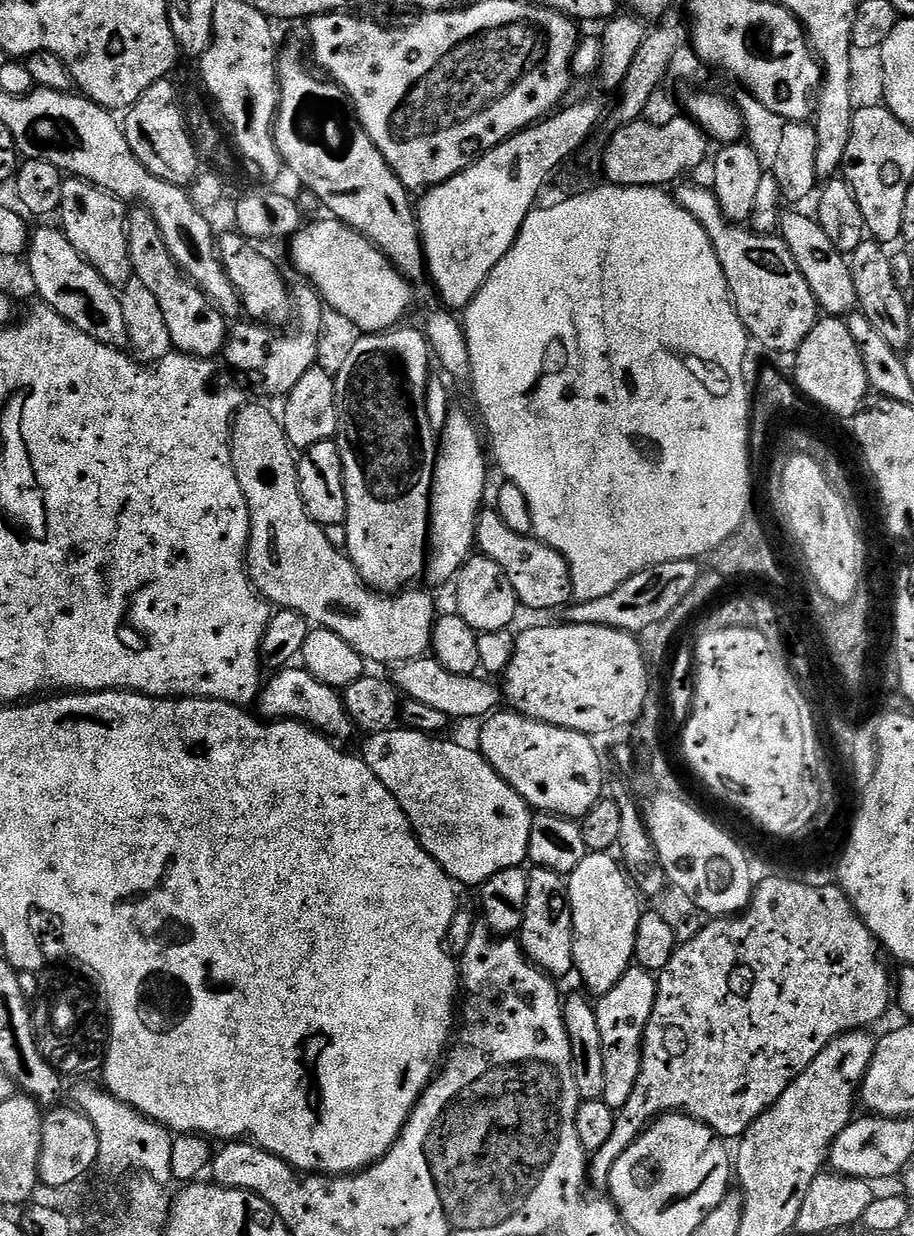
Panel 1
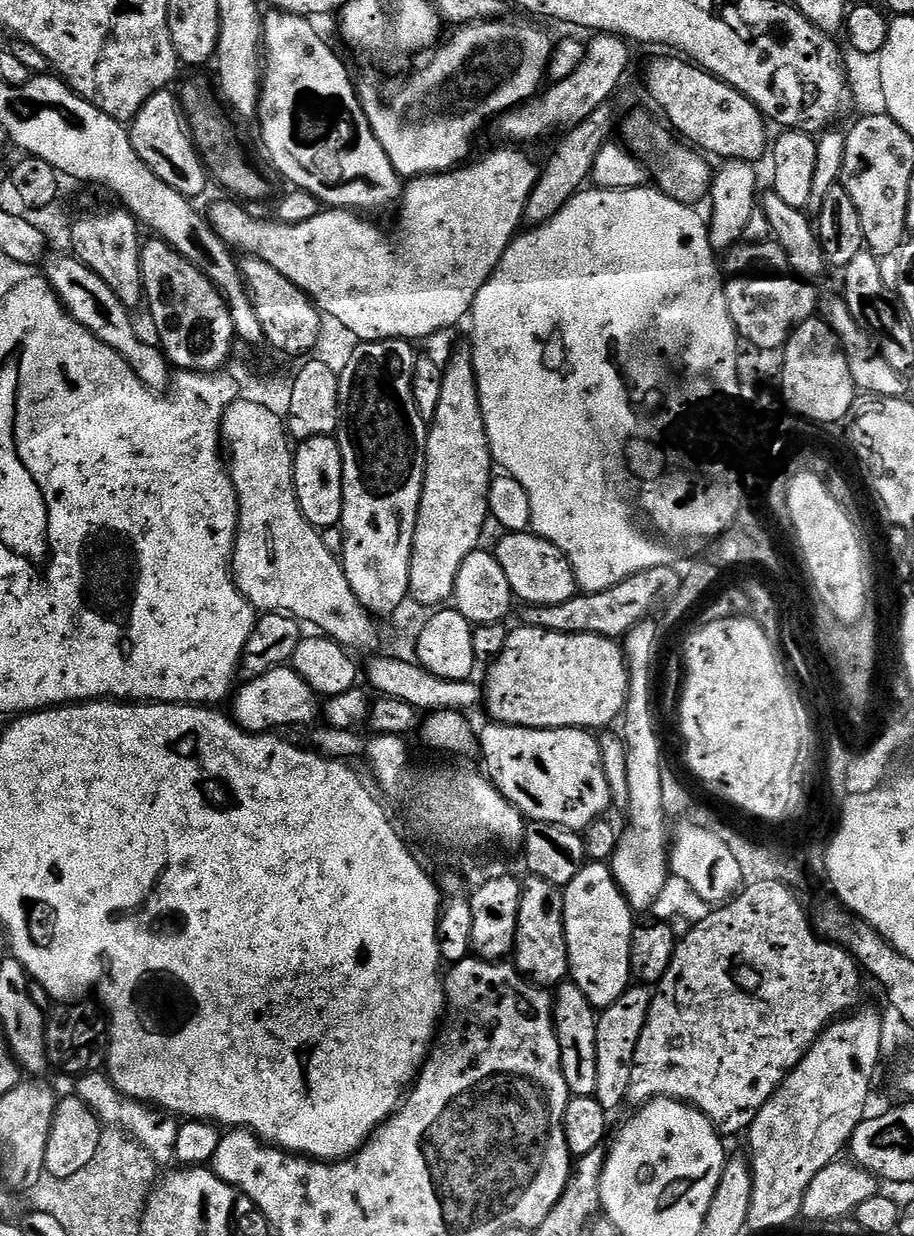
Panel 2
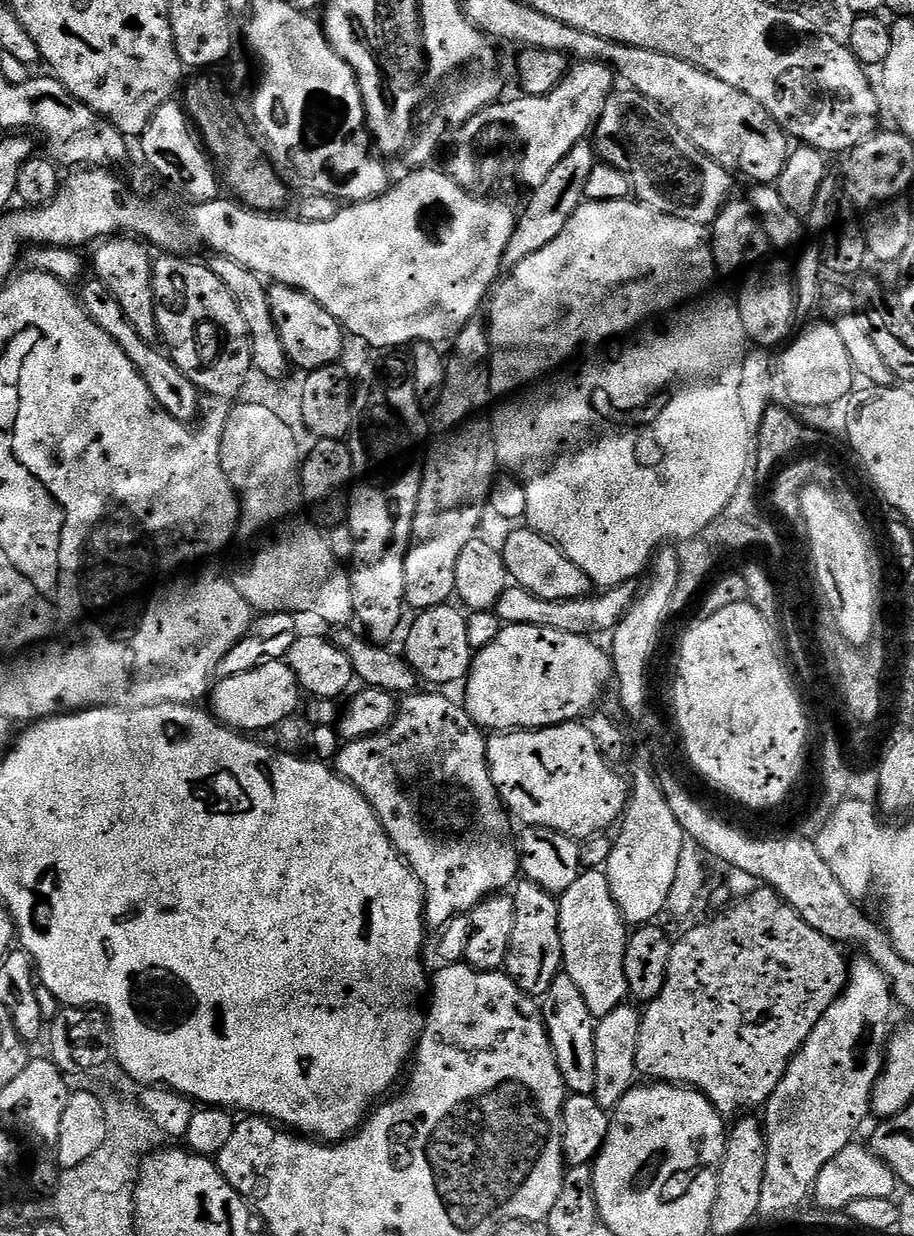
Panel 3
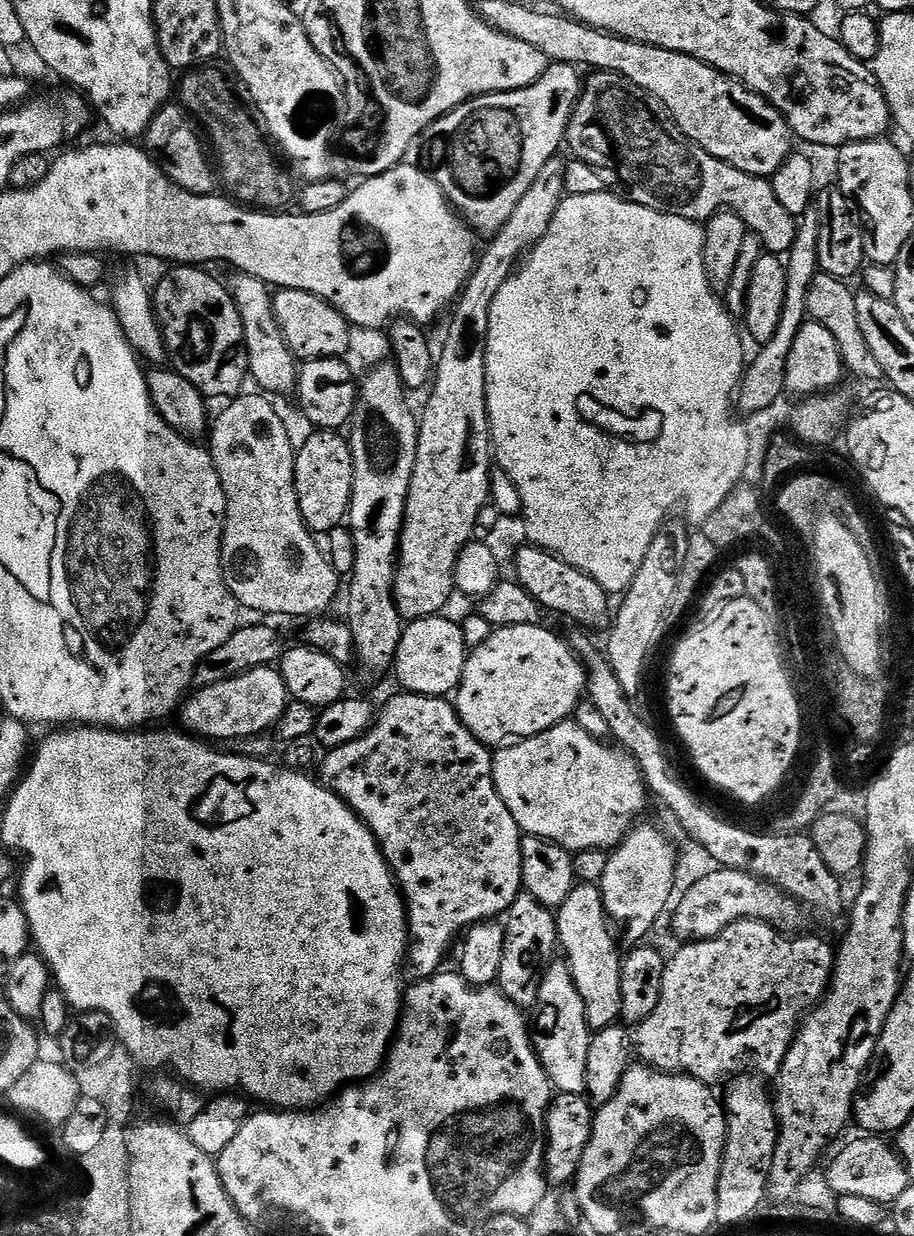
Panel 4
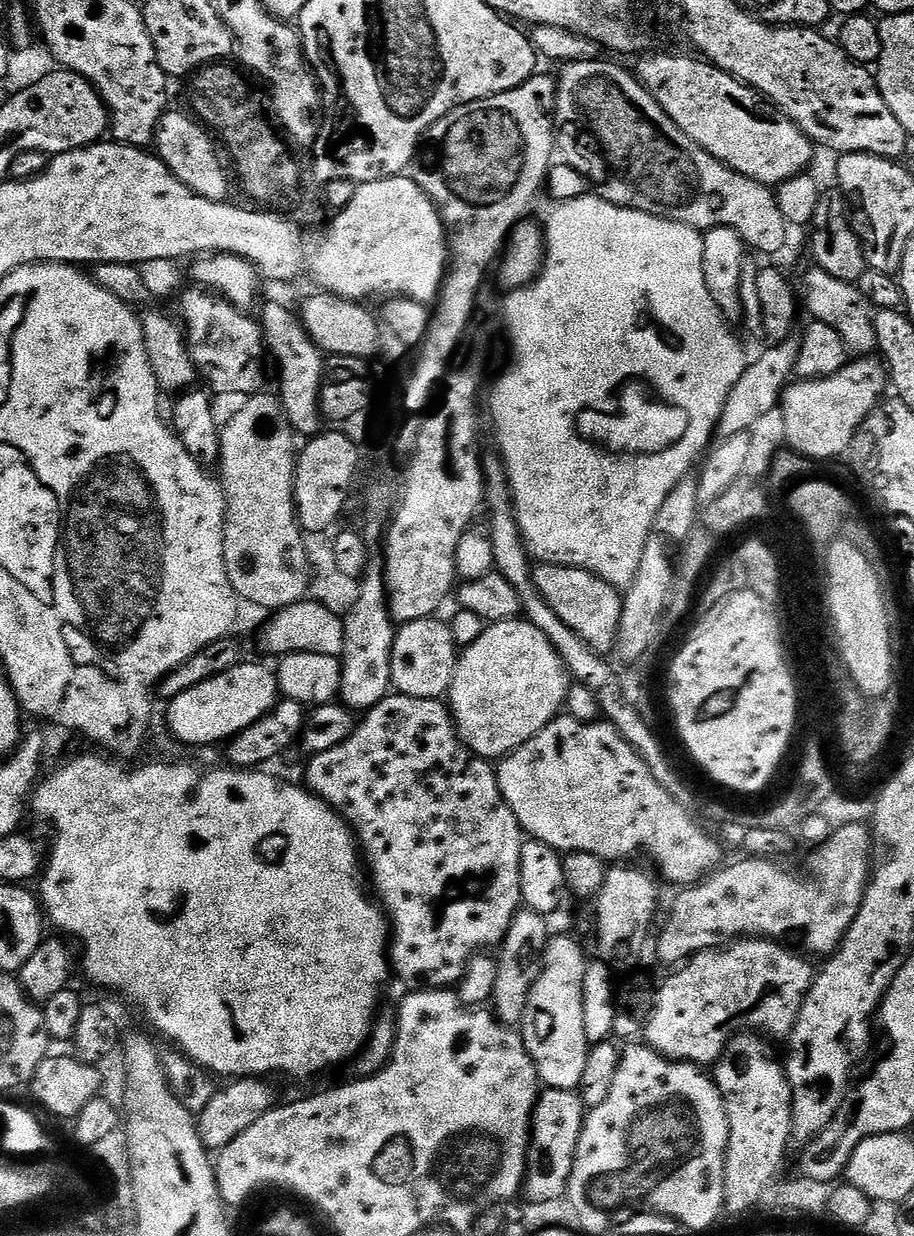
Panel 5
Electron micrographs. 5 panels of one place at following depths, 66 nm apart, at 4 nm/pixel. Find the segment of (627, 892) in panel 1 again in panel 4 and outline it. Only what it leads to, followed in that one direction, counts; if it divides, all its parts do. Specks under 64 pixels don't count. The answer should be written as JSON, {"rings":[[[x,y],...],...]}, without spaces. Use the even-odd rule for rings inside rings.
{"rings":[[[577,883],[570,898],[566,898],[566,902],[562,902],[562,906],[556,912],[556,929],[560,935],[563,955],[564,952],[568,955],[568,969],[572,971],[578,994],[582,994],[582,1002],[586,1006],[589,1029],[597,1033],[609,1028],[621,1019],[622,951],[620,952],[619,946],[616,945],[617,933],[608,919],[604,899],[595,883]]]}

